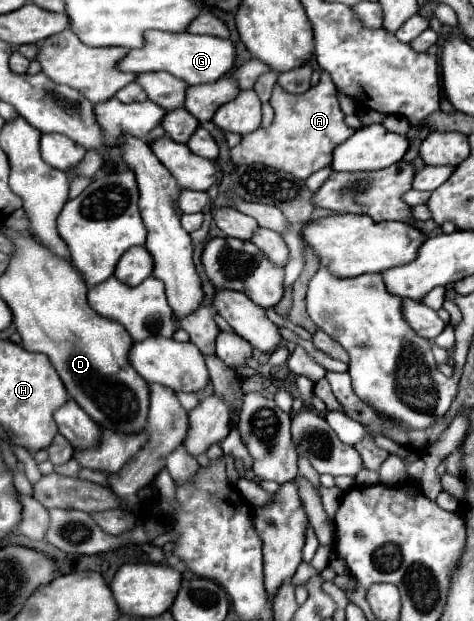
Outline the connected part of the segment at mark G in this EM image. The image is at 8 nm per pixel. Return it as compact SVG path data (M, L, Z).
M150 30L146 32L146 44L144 48L130 50L130 54L120 60L118 68L128 68L128 72L140 74L142 72L170 72L176 78L190 82L192 84L206 84L206 82L216 82L222 76L230 74L236 62L236 48L230 40L216 38L216 36L194 36L190 32L180 32L180 34L170 34L170 32L160 32L160 30Z

